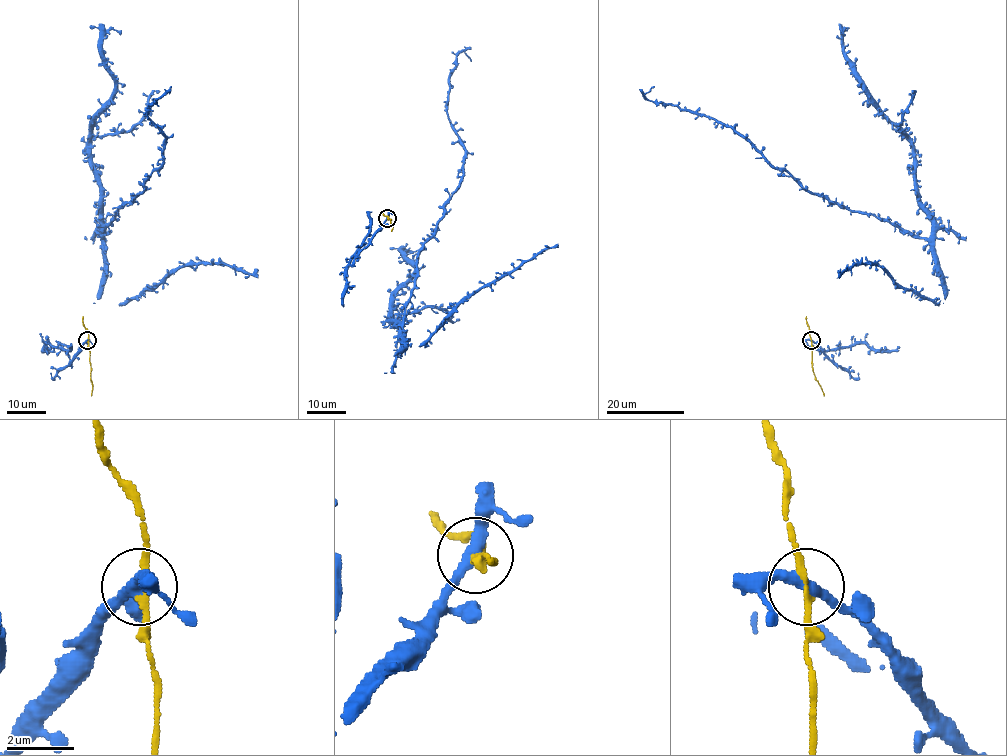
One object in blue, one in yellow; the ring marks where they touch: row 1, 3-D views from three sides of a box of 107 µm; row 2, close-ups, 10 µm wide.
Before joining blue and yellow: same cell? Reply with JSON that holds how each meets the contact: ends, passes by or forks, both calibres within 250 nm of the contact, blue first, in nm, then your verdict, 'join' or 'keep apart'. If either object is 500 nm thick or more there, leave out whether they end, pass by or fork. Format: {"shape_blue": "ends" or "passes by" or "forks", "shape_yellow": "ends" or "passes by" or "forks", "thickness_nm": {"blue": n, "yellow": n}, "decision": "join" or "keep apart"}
{"shape_blue": "passes by", "shape_yellow": "passes by", "thickness_nm": {"blue": 360, "yellow": 200}, "decision": "keep apart"}

